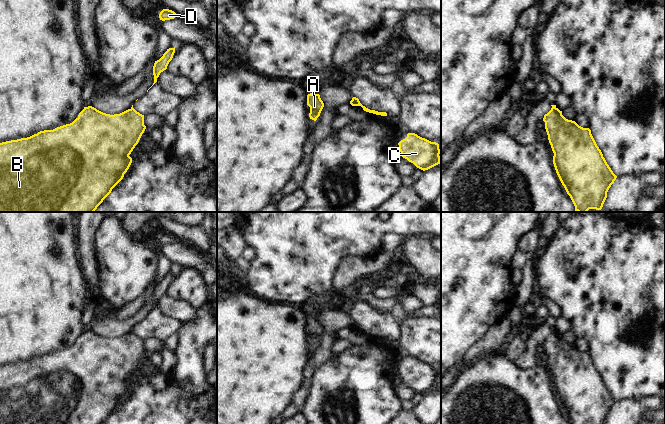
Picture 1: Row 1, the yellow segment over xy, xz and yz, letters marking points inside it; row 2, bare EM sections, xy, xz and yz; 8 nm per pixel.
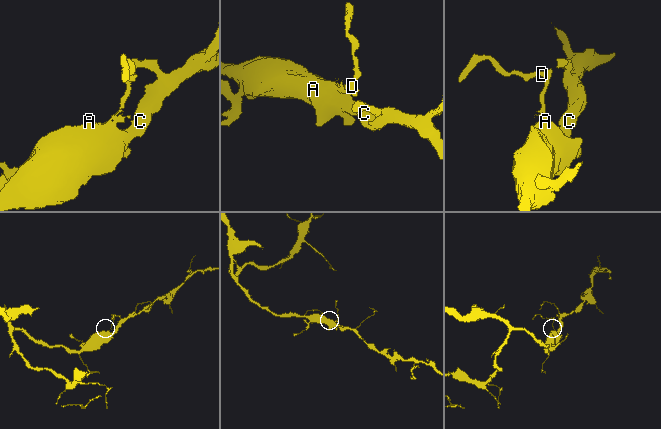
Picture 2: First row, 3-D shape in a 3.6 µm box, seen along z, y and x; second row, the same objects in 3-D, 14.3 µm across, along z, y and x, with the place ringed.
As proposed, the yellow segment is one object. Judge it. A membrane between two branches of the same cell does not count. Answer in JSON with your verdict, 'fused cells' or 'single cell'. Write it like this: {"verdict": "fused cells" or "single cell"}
{"verdict": "fused cells"}

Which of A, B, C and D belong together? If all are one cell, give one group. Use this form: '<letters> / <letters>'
A B C / D

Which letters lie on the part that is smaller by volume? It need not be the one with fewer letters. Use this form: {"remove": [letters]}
{"remove": ["D"]}

